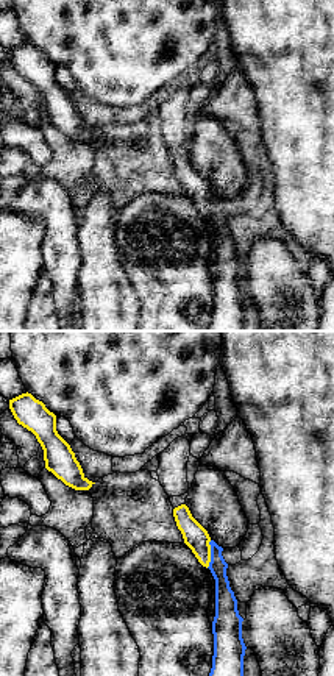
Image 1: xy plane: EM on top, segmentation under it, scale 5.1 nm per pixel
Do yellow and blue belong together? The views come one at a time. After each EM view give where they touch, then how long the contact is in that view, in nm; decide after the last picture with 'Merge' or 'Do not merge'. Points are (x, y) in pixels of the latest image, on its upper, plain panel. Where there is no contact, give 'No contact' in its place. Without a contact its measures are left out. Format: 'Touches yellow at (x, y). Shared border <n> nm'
Touches yellow at (209, 205). Shared border 150 nm

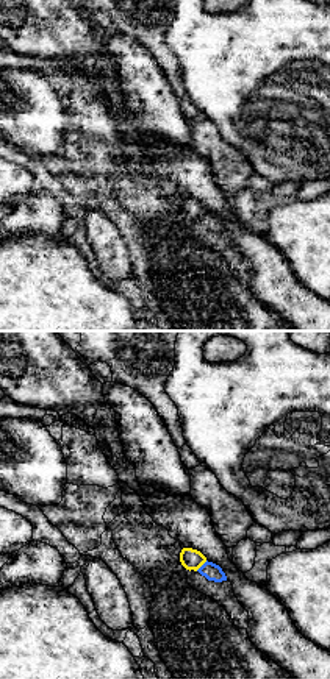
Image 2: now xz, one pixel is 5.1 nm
Touches yellow at (200, 216). Shared border 80 nm

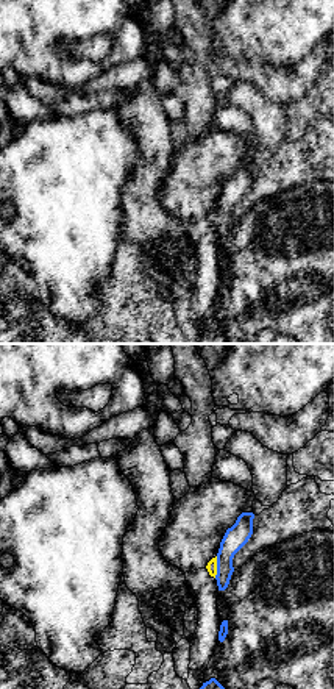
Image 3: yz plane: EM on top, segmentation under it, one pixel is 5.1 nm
Touches yellow at (216, 217). Shared border 110 nm

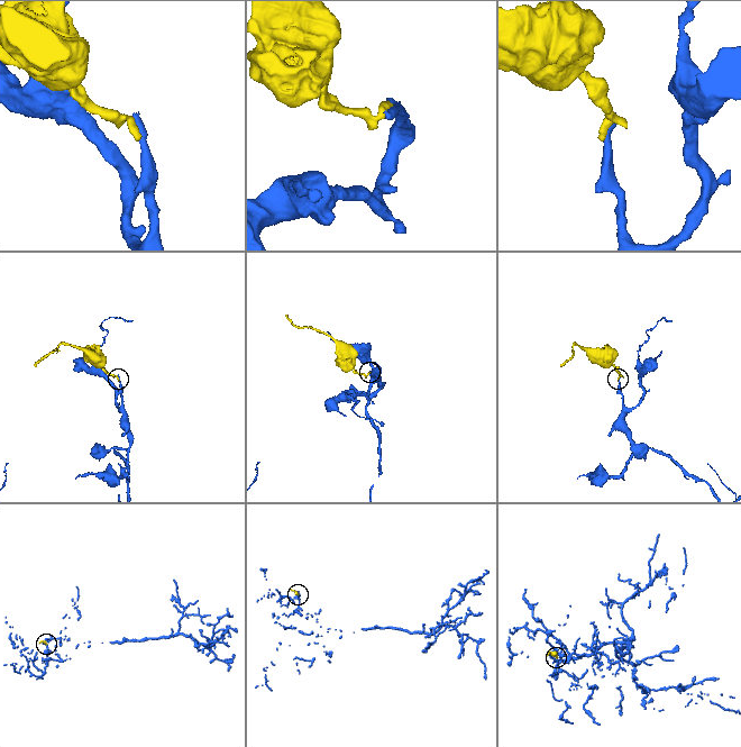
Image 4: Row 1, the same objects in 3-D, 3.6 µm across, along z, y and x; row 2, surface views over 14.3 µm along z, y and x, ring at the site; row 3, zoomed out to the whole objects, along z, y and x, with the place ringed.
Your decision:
Do not merge

